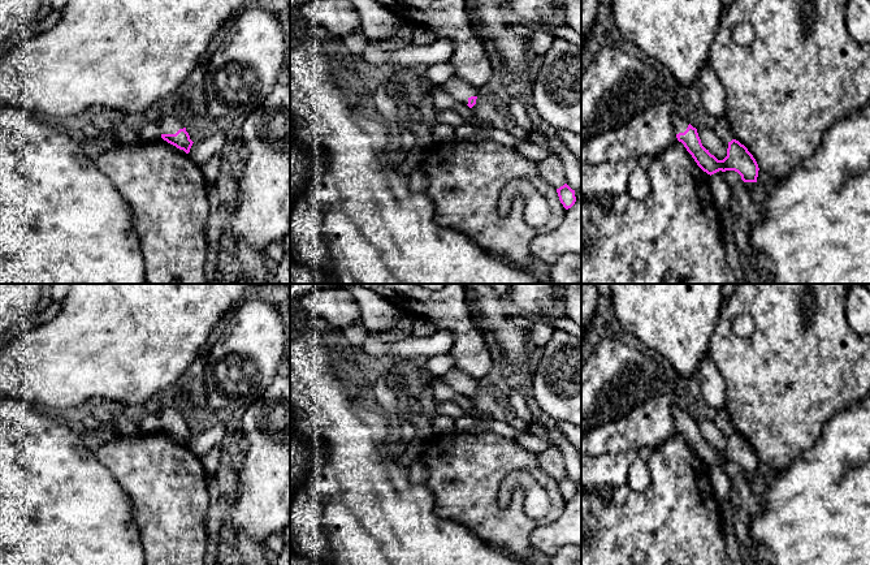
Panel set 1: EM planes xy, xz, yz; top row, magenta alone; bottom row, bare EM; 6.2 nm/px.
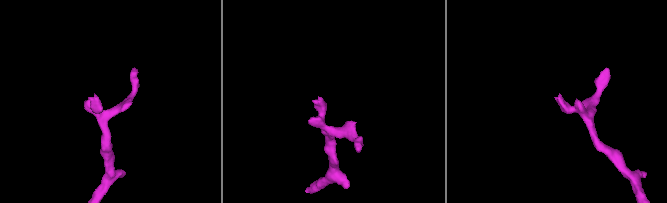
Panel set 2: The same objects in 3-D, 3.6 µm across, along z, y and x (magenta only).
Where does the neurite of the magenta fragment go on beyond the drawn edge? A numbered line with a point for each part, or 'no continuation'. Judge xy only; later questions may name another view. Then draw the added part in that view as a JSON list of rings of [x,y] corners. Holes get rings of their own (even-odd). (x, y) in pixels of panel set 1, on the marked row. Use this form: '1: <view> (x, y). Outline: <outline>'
1: xy (168, 124). Outline: [[[161,115],[157,116],[156,118],[161,134],[176,134],[179,129],[186,128],[179,118],[177,118],[176,116],[170,116],[170,115]]]

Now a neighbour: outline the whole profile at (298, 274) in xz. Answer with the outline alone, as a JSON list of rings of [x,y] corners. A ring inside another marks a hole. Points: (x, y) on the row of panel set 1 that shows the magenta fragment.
[[[290,263],[290,284],[328,284],[329,277],[310,266]]]

